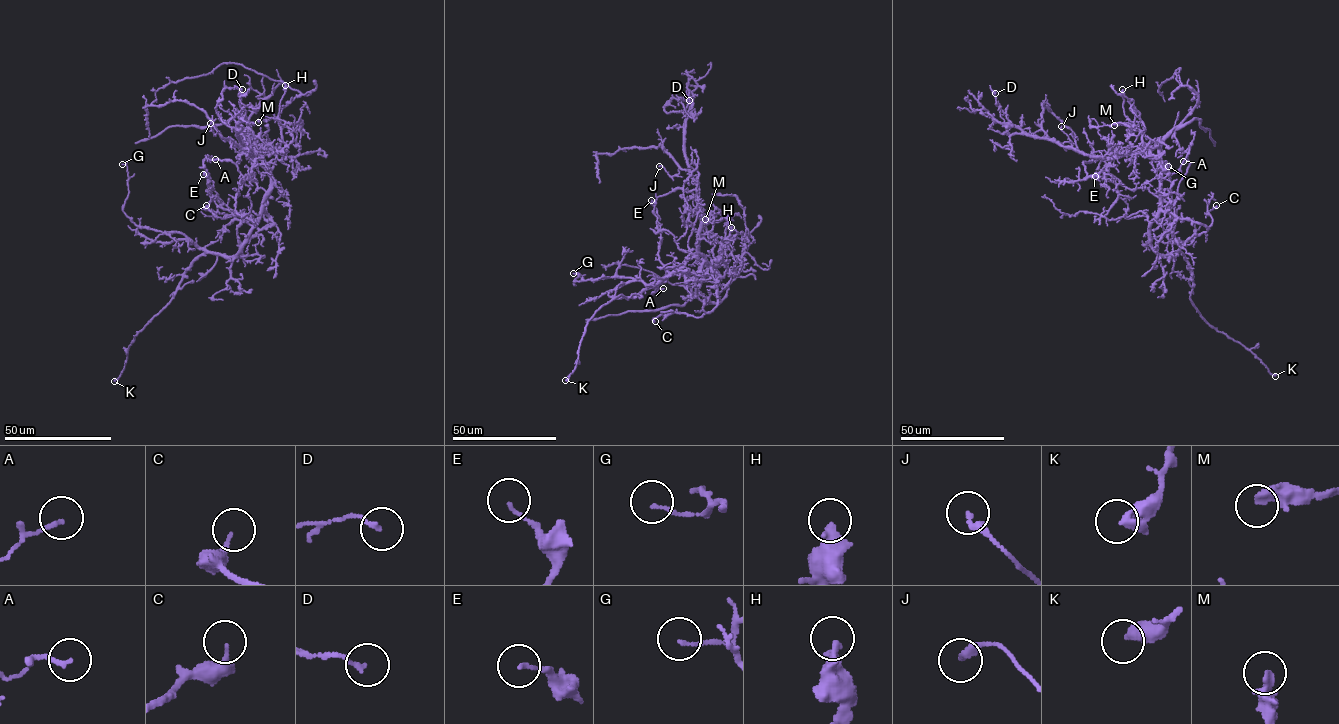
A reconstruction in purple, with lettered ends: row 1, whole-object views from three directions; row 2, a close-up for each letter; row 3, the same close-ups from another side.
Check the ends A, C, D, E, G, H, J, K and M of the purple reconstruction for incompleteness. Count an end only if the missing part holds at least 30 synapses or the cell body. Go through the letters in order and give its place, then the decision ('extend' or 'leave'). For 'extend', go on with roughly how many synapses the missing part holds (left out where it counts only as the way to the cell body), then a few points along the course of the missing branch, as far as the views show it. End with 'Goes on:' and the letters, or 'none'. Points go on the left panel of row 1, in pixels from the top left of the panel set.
A: at (215, 159); leave
C: at (206, 205); leave
D: at (242, 89); leave
E: at (203, 174); leave
G: at (122, 164); leave
H: at (285, 85); leave
J: at (210, 123); leave
K: at (114, 381); leave
M: at (258, 122); leave
Goes on: none

